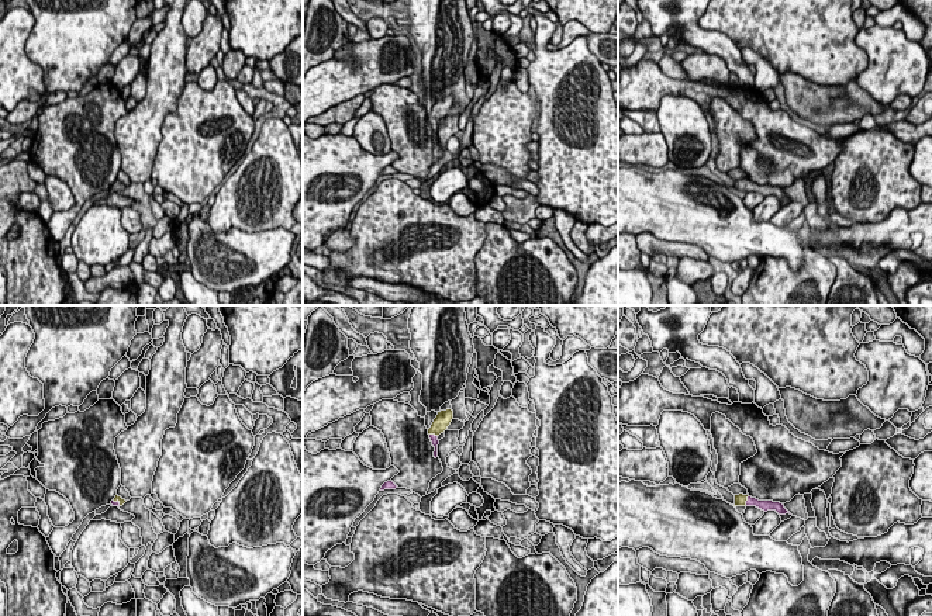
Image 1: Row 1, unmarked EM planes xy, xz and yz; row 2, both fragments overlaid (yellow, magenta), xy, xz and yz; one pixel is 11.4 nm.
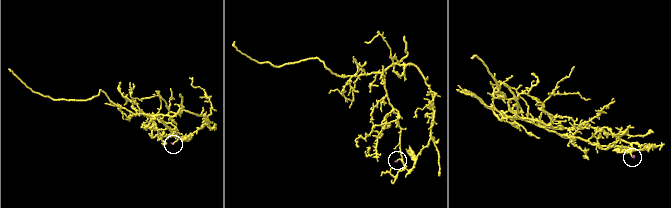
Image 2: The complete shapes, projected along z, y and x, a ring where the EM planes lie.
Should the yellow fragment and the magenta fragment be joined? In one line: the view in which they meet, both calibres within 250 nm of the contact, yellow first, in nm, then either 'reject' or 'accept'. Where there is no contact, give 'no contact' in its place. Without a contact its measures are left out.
yz | 130/130 nm | accept

